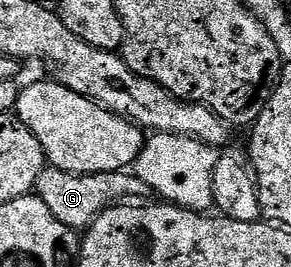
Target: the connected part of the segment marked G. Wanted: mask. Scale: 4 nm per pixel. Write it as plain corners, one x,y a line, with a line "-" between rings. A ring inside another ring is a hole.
47,168
38,178
36,196
48,204
48,212
60,220
60,224
68,224
68,228
79,232
85,231
98,219
102,211
123,200
146,200
152,191
138,175
126,170
104,172
103,174
69,174
63,170

